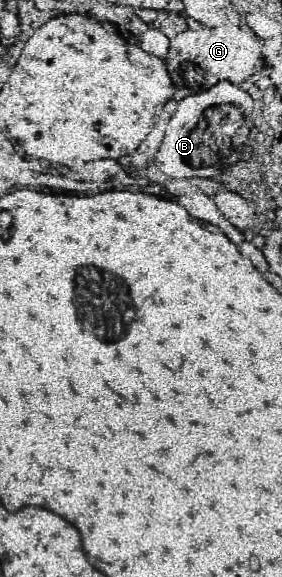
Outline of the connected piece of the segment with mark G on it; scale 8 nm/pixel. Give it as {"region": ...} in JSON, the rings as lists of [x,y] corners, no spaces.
{"region":[[[223,25],[219,29],[201,27],[199,31],[187,29],[171,39],[171,55],[165,65],[173,79],[171,99],[181,101],[193,91],[211,87],[217,81],[229,81],[231,85],[239,87],[259,71],[261,53],[255,39],[247,37],[241,29],[235,29],[231,25]]]}

